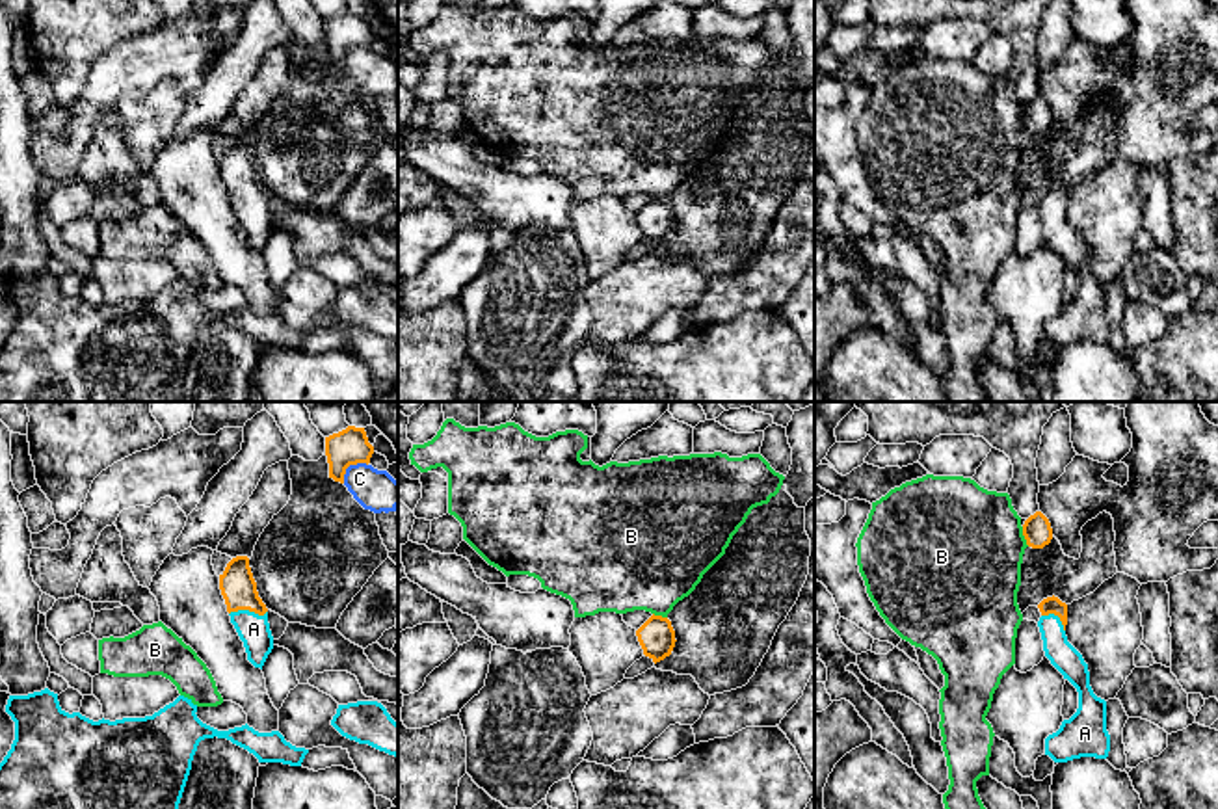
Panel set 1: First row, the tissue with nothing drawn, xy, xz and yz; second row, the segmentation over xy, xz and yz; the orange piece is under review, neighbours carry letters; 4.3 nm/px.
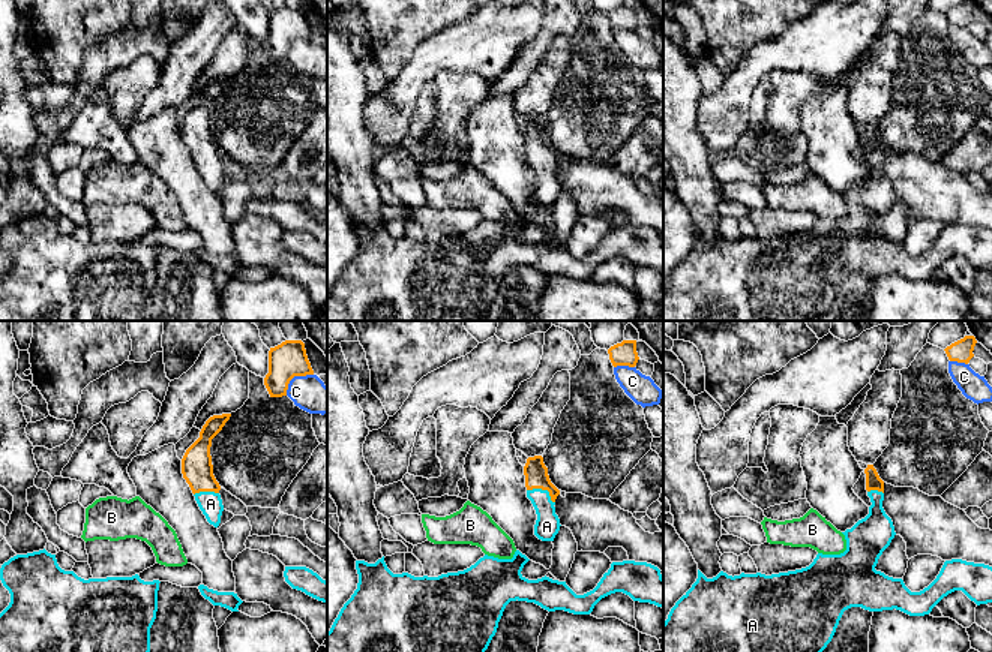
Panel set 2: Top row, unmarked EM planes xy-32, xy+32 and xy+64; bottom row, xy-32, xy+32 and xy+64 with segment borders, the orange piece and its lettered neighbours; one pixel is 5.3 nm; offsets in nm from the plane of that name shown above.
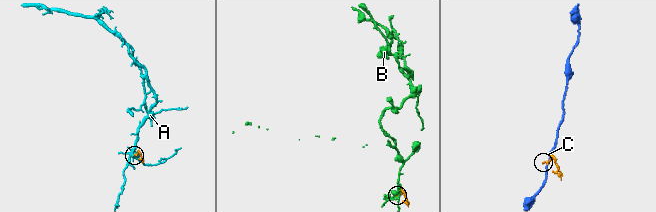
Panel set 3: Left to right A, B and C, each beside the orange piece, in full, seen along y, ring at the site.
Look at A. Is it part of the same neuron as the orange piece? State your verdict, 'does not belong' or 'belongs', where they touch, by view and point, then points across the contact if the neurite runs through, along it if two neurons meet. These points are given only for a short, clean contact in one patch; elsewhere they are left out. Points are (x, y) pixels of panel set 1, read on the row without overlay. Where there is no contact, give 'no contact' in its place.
belongs; meets orange in xy at (248, 192); runs through xy (238, 172), (248, 192), (253, 212)

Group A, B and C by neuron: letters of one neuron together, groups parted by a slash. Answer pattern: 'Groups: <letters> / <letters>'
Groups: A / B / C

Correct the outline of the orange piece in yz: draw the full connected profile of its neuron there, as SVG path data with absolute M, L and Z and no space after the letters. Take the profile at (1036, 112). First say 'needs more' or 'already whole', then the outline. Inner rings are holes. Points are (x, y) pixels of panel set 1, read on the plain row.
already whole | M1036 95L1025 104L1023 119L1028 130L1043 132L1053 123L1053 112L1049 102L1041 95Z

